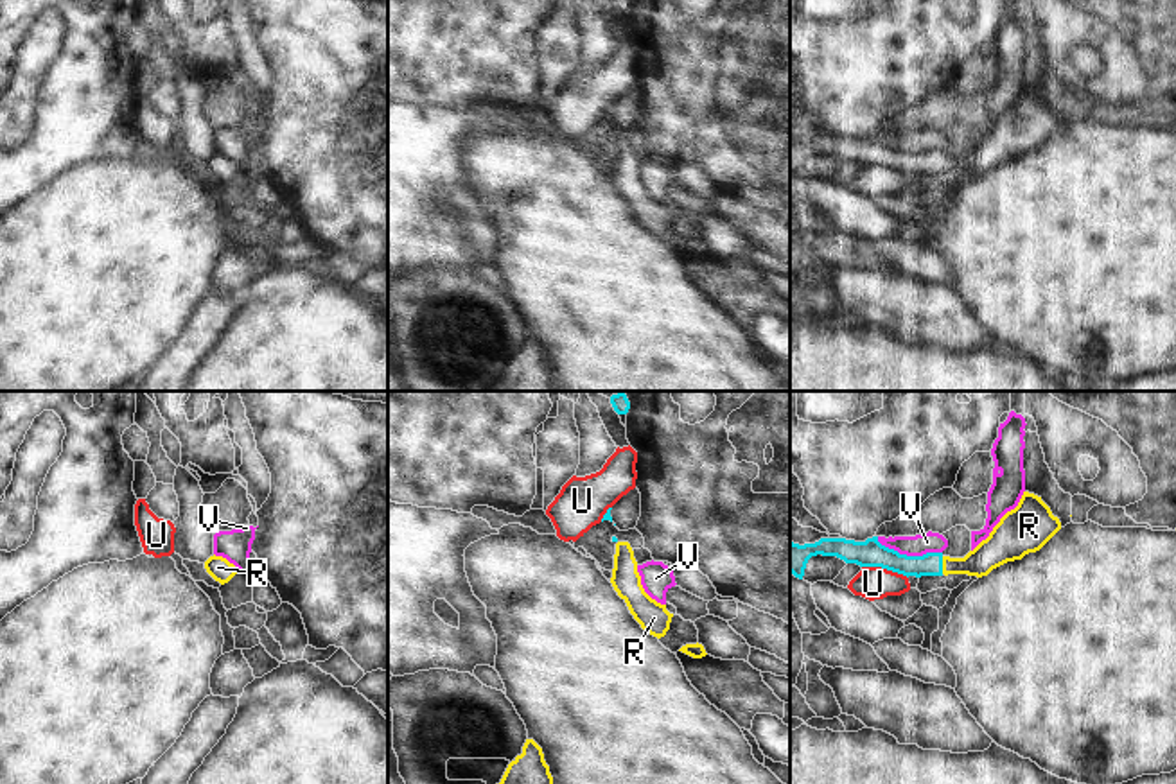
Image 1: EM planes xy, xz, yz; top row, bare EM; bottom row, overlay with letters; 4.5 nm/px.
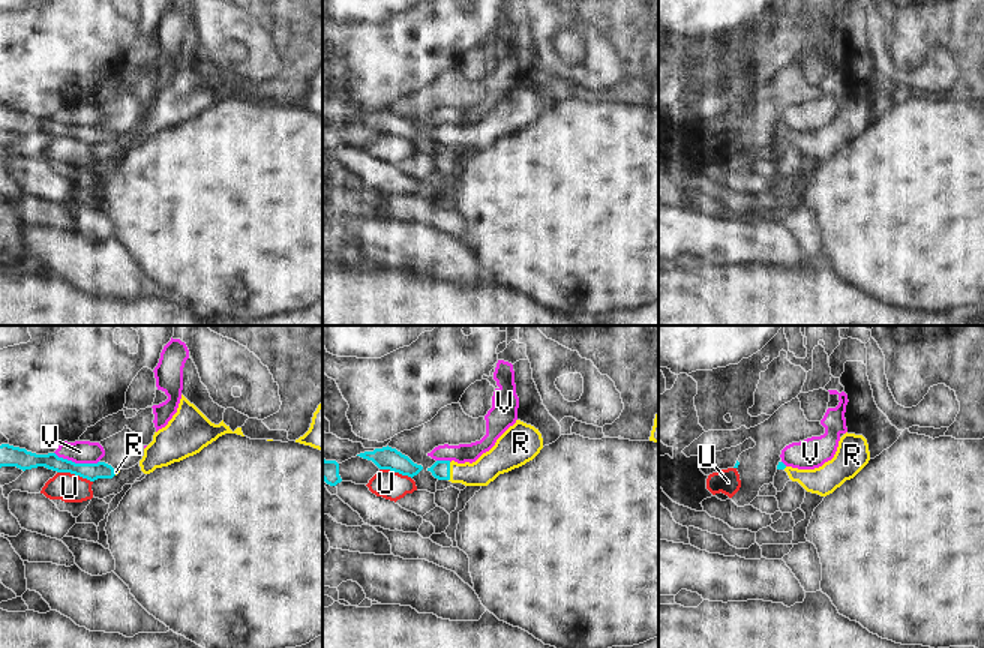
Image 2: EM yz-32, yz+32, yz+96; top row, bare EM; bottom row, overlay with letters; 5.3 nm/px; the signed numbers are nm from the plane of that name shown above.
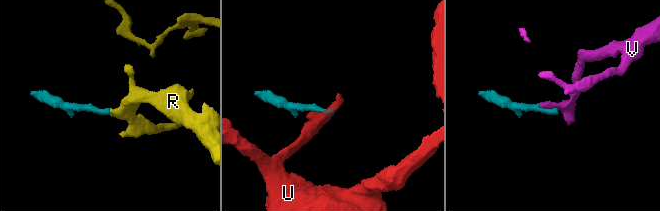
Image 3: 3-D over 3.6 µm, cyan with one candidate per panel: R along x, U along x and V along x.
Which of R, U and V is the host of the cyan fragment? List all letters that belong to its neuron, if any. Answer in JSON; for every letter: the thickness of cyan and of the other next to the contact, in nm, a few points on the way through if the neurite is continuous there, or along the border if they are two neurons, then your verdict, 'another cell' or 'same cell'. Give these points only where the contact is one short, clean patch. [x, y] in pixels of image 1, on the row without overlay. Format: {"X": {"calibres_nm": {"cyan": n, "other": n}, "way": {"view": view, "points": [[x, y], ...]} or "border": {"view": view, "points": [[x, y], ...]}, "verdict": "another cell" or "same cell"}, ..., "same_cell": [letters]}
{"R": {"calibres_nm": {"cyan": 110, "other": 140}, "verdict": "same cell"}, "U": {"calibres_nm": {"cyan": 120, "other": 140}, "border": {"view": "yz", "points": [[862, 164], [880, 164], [907, 176]]}, "verdict": "another cell"}, "V": {"calibres_nm": {"cyan": 120, "other": 100}, "border": {"view": "yz", "points": [[877, 135], [882, 142], [900, 151], [941, 151]]}, "verdict": "another cell"}, "same_cell": ["R"]}

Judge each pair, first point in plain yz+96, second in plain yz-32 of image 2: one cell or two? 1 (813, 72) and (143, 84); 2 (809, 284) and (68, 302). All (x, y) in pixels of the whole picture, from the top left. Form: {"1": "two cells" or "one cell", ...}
{"1": "two cells", "2": "one cell"}

